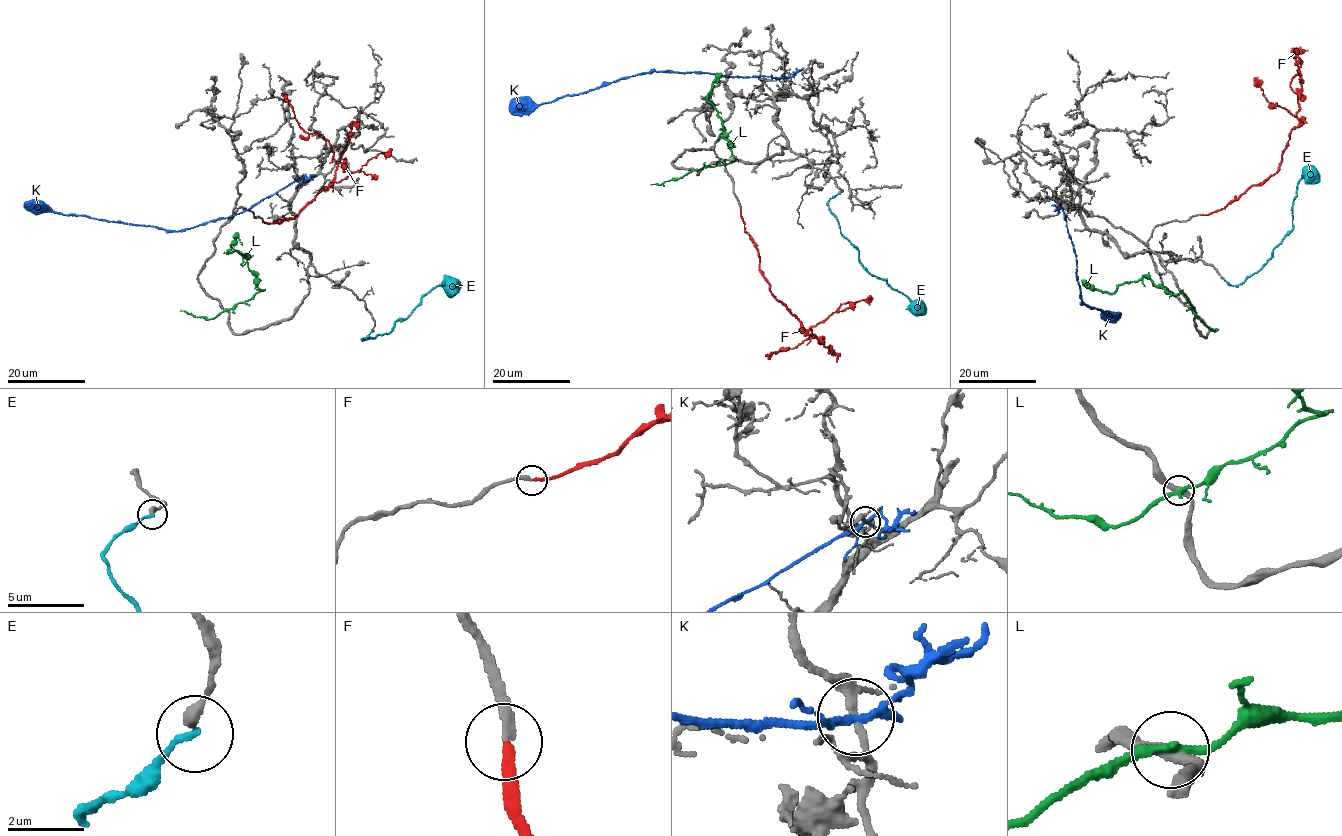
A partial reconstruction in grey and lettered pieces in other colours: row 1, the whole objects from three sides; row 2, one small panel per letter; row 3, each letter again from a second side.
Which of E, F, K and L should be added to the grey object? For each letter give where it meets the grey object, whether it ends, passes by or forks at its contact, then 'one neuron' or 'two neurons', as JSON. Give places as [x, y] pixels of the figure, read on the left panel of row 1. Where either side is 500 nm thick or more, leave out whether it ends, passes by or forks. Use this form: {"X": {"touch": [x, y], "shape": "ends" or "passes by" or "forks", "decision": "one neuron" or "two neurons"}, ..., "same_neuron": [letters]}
{"E": {"touch": [373, 331], "shape": "ends", "decision": "one neuron"}, "F": {"touch": [262, 220], "shape": "ends", "decision": "one neuron"}, "K": {"touch": [301, 177], "shape": "forks", "decision": "two neurons"}, "L": {"touch": [226, 310], "shape": "passes by", "decision": "two neurons"}, "same_neuron": ["E", "F"]}

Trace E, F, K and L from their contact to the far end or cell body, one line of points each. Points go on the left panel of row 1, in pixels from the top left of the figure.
E: (372, 331), (362, 340), (391, 330), (394, 323), (407, 318), (421, 297), (435, 287), (452, 285), (459, 291)
F: (262, 220), (267, 224), (283, 216), (294, 217), (331, 184), (337, 163), (331, 144), (302, 129), (281, 93)
K: (302, 178), (240, 213), (177, 231), (59, 214), (49, 209), (31, 208), (24, 203)
L: (226, 310), (263, 290), (246, 256), (237, 250), (227, 254), (237, 237), (242, 245)

